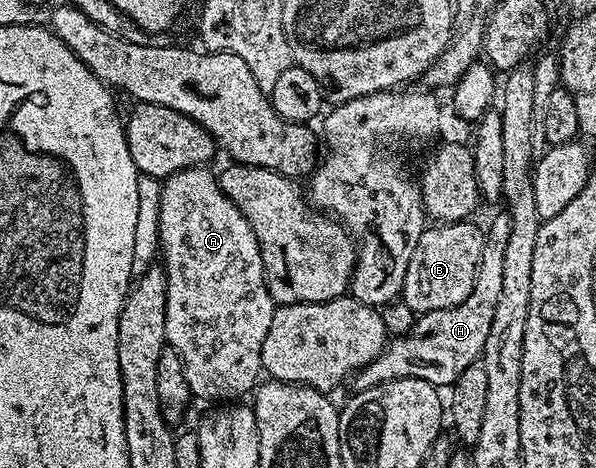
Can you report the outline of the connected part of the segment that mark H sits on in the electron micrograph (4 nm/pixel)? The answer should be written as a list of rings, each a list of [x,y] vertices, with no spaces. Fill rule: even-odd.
[[[506,212],[499,215],[488,225],[483,240],[481,264],[477,268],[477,280],[473,292],[453,308],[441,308],[428,314],[418,315],[408,334],[392,337],[383,351],[354,375],[356,391],[368,390],[382,382],[392,382],[398,378],[416,378],[425,380],[436,388],[454,386],[457,376],[469,368],[469,364],[483,357],[485,339],[493,324],[493,312],[497,308],[497,299],[501,297],[501,279],[505,260],[505,243],[509,240],[511,218]]]

